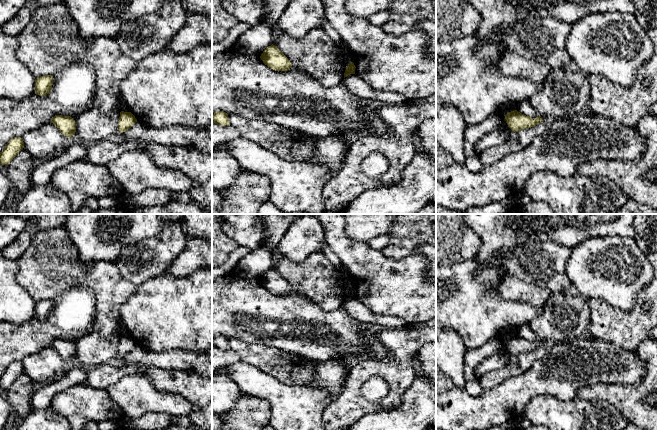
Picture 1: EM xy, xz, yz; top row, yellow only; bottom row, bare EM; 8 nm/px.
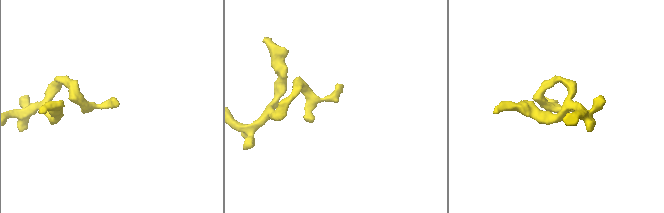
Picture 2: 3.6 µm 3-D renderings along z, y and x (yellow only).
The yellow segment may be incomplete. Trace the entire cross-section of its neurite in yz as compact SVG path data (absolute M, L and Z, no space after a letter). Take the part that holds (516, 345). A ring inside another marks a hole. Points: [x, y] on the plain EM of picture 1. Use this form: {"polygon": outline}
{"polygon": "M517 334L511 335L504 340L508 351L514 356L534 351L543 345L541 340L531 342L518 336Z"}

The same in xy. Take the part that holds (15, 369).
{"polygon": "M14 361L10 363L0 377L0 388L7 390L23 372L24 366L22 362Z"}

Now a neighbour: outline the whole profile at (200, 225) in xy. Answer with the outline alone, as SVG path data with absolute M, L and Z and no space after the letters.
M184 214L184 229L189 236L212 242L212 214Z

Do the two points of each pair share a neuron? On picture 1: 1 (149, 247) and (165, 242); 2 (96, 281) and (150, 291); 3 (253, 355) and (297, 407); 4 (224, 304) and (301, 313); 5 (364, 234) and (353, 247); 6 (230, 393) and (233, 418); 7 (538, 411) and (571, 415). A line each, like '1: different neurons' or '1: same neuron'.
1: same neuron
2: different neurons
3: different neurons
4: same neuron
5: different neurons
6: different neurons
7: same neuron

